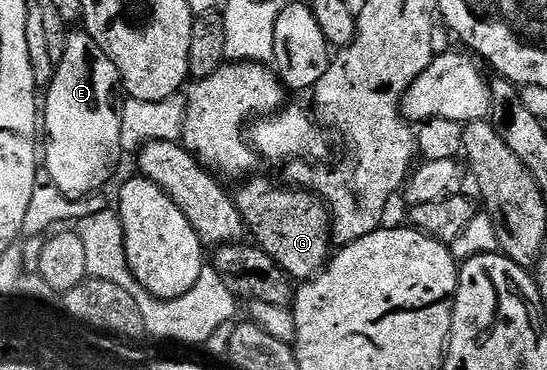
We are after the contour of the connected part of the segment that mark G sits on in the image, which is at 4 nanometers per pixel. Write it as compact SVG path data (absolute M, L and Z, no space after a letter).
M249 176L234 189L234 200L245 226L289 278L303 283L316 276L330 260L330 214L324 200L306 189L275 185L268 177Z

